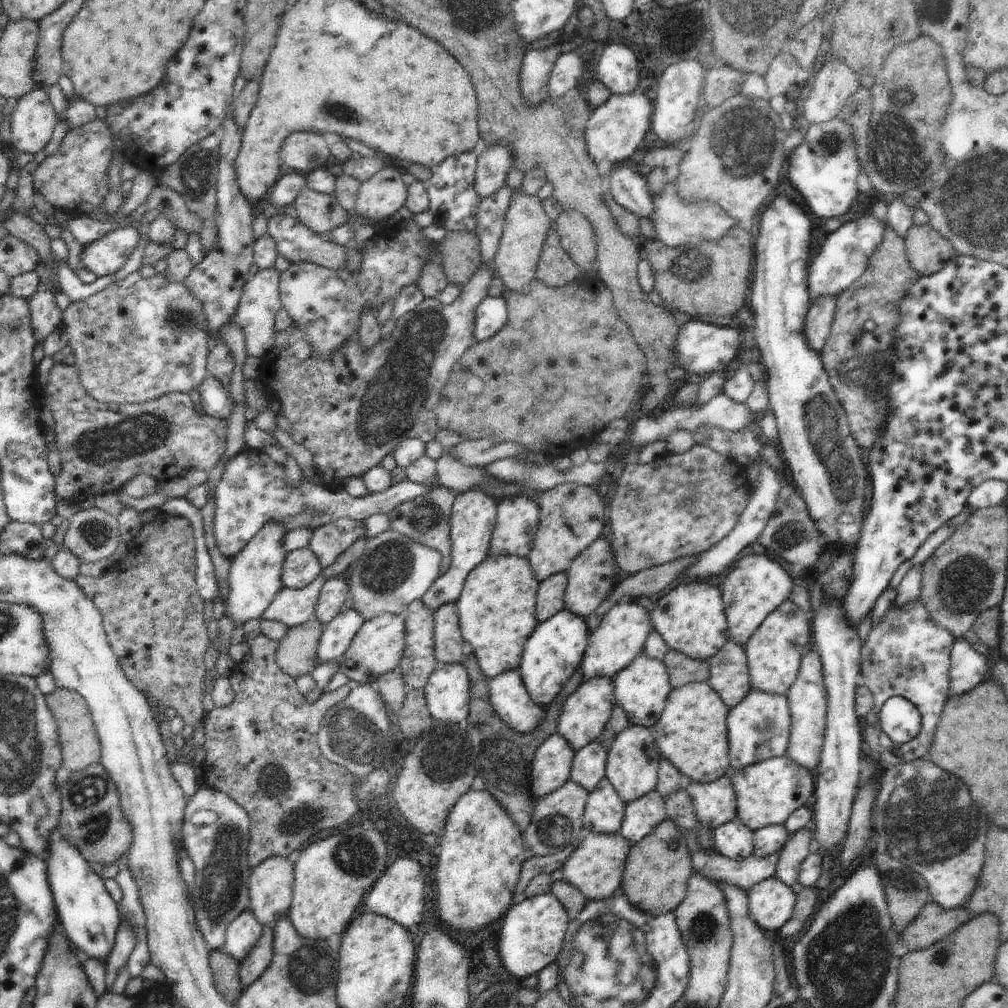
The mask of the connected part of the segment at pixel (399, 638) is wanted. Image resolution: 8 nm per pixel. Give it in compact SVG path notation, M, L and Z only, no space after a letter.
M382 613L365 621L360 627L344 656L338 659L338 670L346 674L349 680L356 680L361 685L370 685L382 674L398 670L404 650L406 650L405 615Z

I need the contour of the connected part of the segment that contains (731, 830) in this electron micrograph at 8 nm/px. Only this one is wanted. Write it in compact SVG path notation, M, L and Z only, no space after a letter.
M738 817L715 828L711 833L714 850L732 860L742 860L754 852L755 832L744 826Z

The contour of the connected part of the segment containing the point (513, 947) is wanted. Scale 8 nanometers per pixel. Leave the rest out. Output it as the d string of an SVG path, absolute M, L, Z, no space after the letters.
M551 892L526 898L514 905L497 928L500 946L497 949L506 970L518 978L528 978L558 958L562 961L568 959L570 950L573 950L573 940L566 940L568 923L566 909Z

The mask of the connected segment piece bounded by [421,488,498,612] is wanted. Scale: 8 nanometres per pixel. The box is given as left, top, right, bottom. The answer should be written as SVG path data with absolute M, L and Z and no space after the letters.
M477 488L469 489L466 492L459 493L455 498L450 514L450 540L451 540L451 563L446 574L440 575L430 590L421 598L423 603L432 611L436 612L438 608L458 602L460 598L466 577L488 556L490 546L490 536L496 526L498 514L497 502L484 492Z

